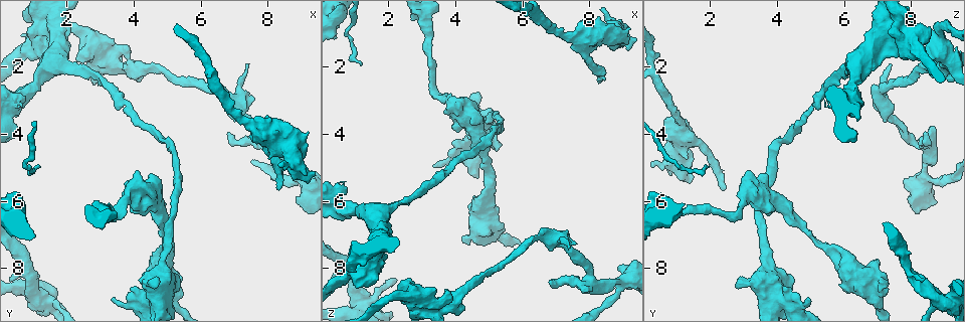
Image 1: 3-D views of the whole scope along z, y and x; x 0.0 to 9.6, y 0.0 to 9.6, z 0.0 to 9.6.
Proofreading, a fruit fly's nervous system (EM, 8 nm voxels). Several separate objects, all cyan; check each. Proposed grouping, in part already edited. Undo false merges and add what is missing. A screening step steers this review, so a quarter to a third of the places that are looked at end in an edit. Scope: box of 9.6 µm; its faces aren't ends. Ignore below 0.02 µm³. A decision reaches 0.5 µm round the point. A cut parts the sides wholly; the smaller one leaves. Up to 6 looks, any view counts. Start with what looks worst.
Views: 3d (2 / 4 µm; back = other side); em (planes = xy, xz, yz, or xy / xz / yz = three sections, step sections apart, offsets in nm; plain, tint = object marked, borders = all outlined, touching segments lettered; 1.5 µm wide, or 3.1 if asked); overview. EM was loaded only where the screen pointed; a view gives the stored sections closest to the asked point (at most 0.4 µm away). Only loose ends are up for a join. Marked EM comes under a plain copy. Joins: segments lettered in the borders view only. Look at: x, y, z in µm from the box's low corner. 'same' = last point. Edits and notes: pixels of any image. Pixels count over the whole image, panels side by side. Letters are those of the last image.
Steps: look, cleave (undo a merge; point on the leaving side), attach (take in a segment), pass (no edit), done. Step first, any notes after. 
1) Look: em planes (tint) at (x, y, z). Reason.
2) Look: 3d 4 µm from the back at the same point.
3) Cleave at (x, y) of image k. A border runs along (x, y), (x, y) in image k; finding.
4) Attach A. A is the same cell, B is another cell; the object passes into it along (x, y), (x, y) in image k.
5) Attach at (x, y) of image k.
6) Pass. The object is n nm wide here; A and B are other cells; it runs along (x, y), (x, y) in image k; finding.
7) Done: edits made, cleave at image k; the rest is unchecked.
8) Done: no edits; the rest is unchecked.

Look: em xy step 4 (borders) at (8.25, 5.60, 2.50). Free end.

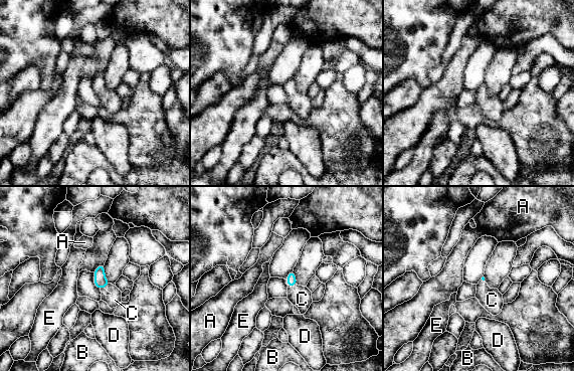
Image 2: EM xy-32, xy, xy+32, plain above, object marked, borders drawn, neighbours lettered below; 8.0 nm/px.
Attach C. C is the same cell, A, B, D and E are other cells; it goes on there.

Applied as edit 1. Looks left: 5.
Look: 3d 4 µm at (1.05, 2.50, 6.25). Calibre changes.

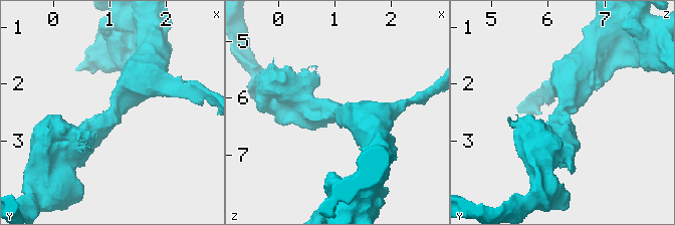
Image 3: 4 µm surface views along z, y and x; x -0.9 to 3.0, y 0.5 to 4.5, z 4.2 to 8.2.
Look: em planes (borders) at (1.05, 2.50, 6.25). The arms are 380, 750 nm wide; shape alone is not enough.

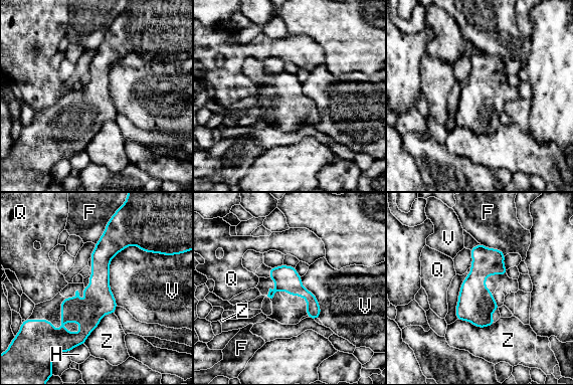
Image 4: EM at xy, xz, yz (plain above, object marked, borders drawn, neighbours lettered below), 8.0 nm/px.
Pass. The longest contact is with V, 550 nm; F, H, Q, V and Z are other cells; a border runs along (157, 252), (111, 260), (116, 305) in image 4; one neuron here.

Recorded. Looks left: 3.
Look: em yz step 8 (tint) at (3.15, 6.30, 0.75).

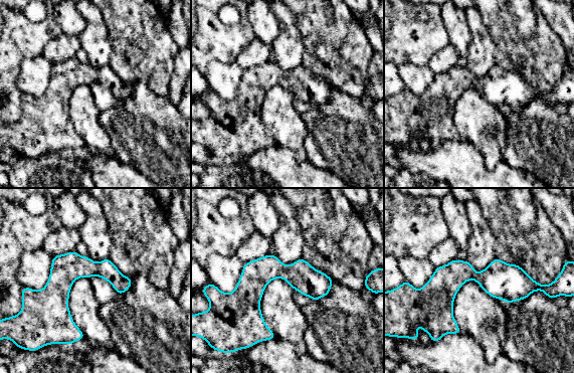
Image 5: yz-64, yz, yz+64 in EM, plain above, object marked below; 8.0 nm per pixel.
Look: em yz step 8 (borders) at the same point. See the neighbours.

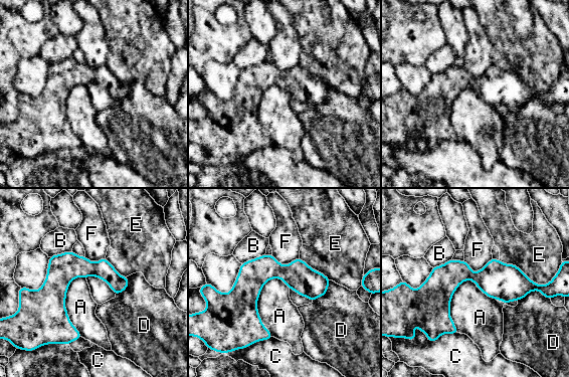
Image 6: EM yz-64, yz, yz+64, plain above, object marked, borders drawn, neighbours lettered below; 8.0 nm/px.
Pass. The longest contact is with E, 500 nm; A, B, C, D, E and F are other cells; a border runs along (470, 278), (450, 300), (457, 332) in image 6; continuous, no second neuron.

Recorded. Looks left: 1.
Done: edits made, attach at image 2; the rest is unchecked.

